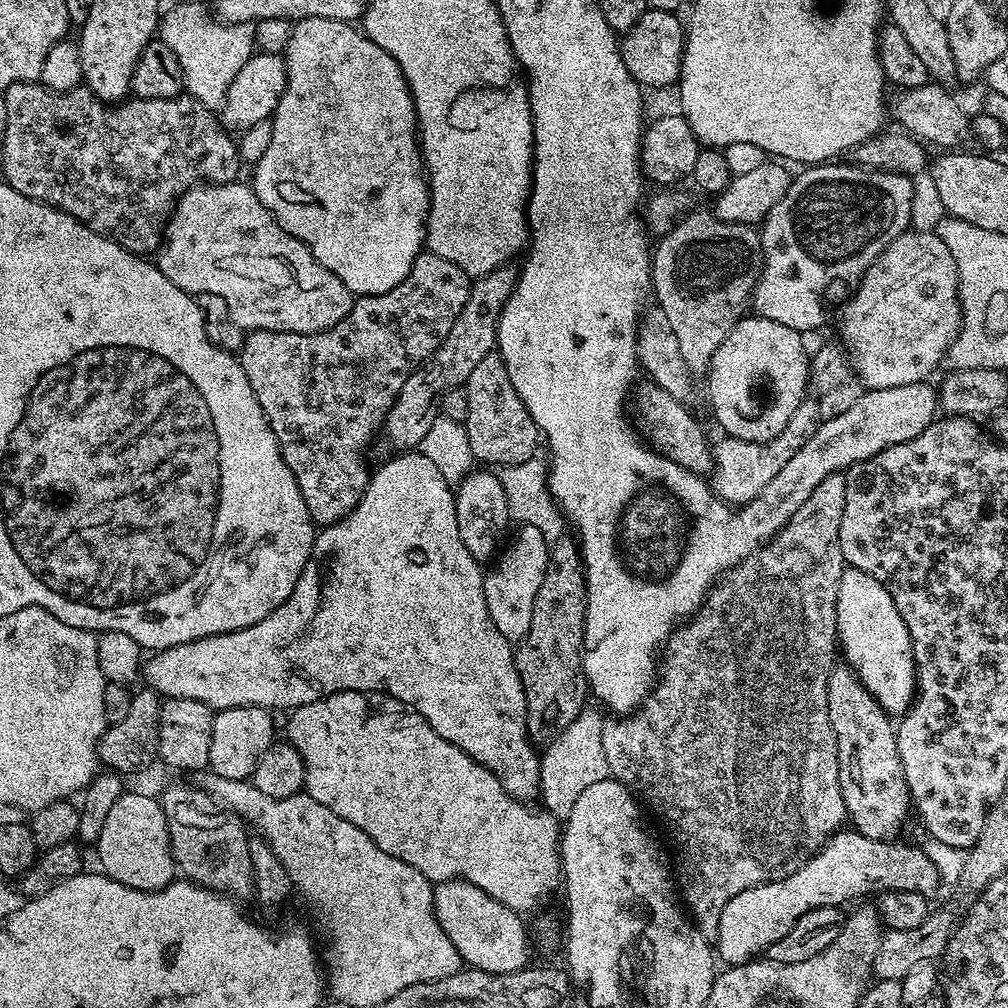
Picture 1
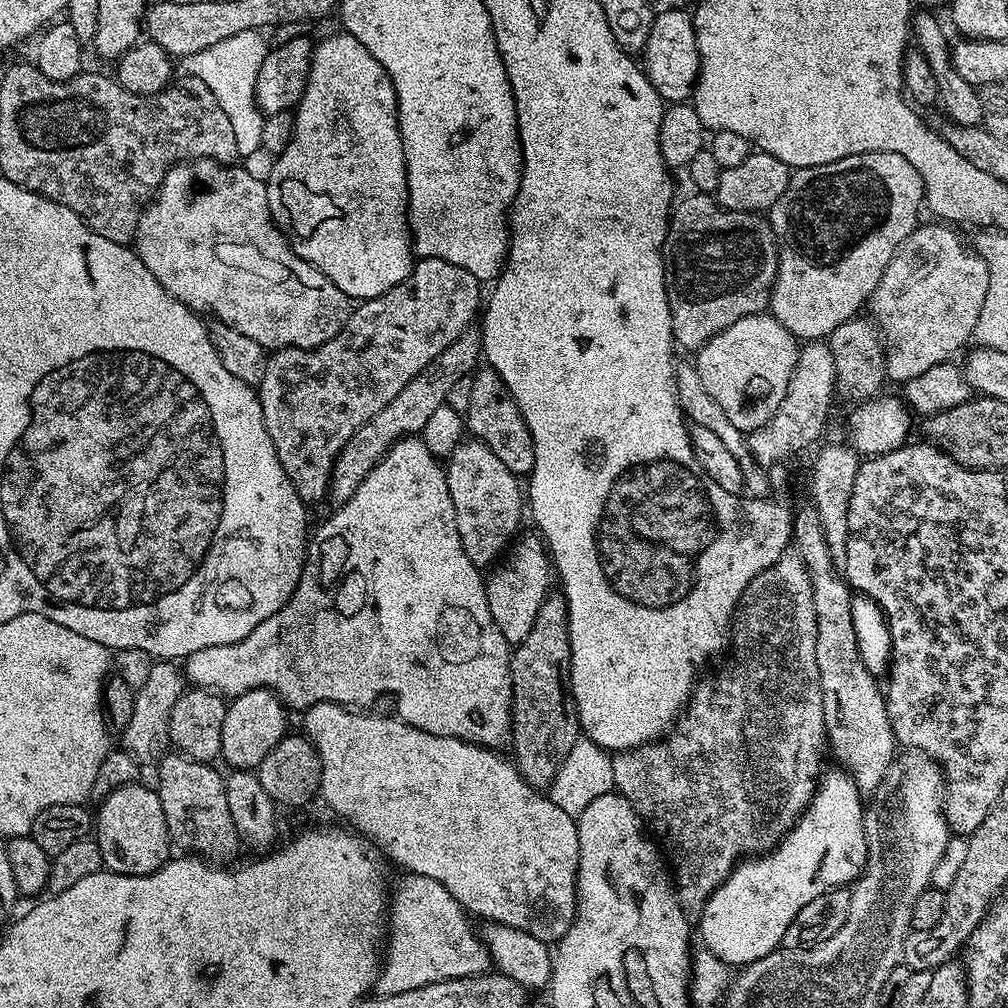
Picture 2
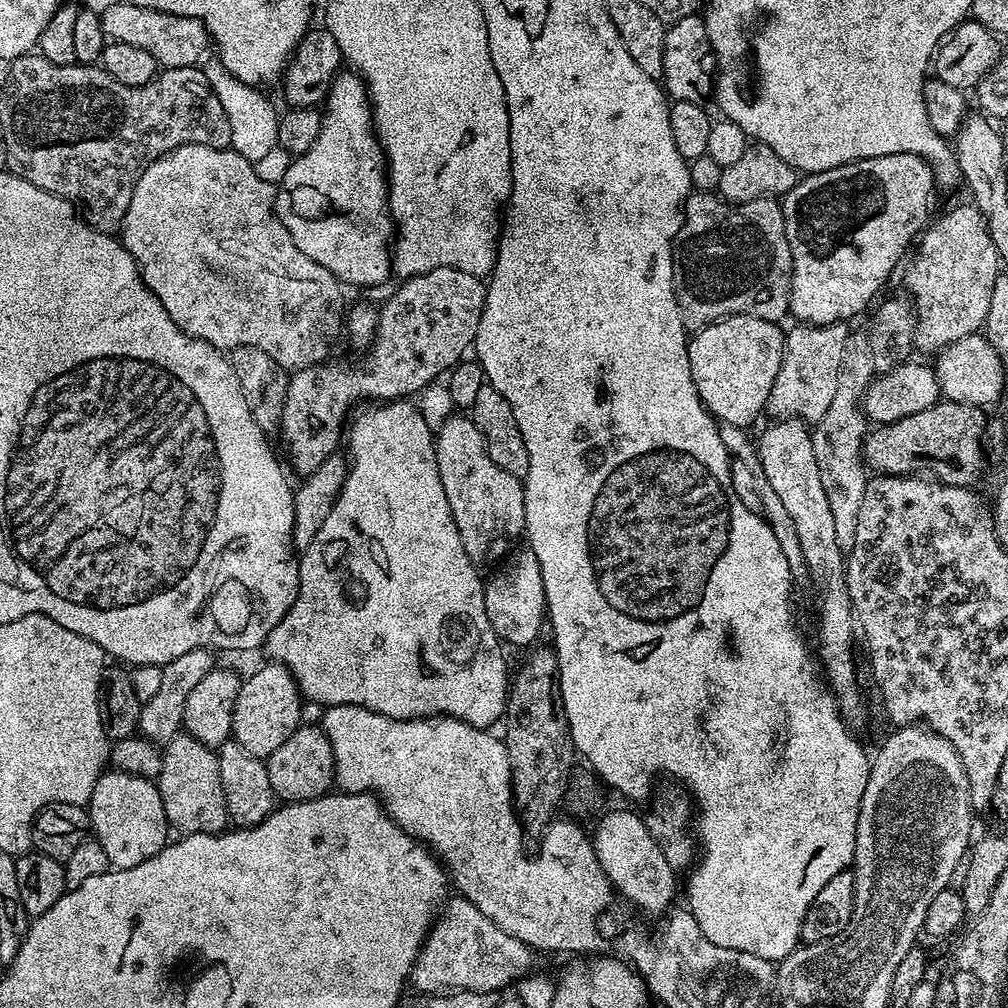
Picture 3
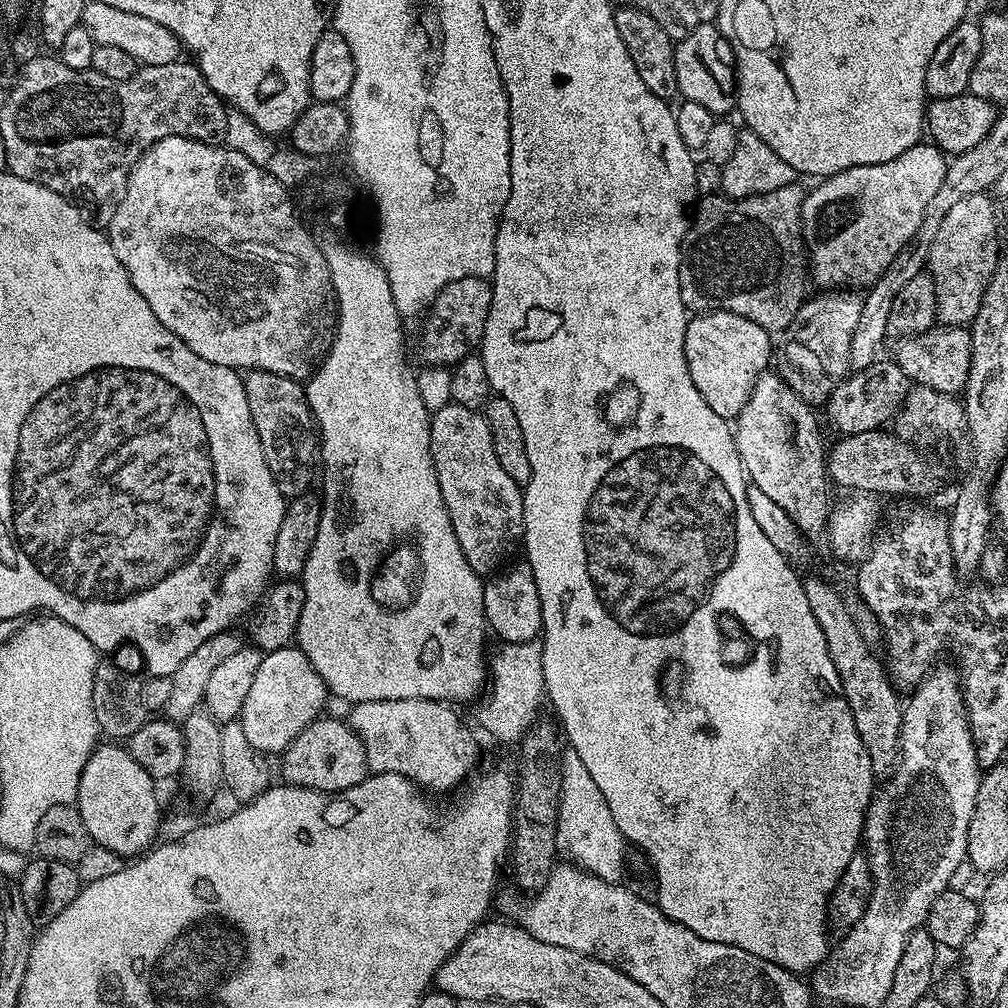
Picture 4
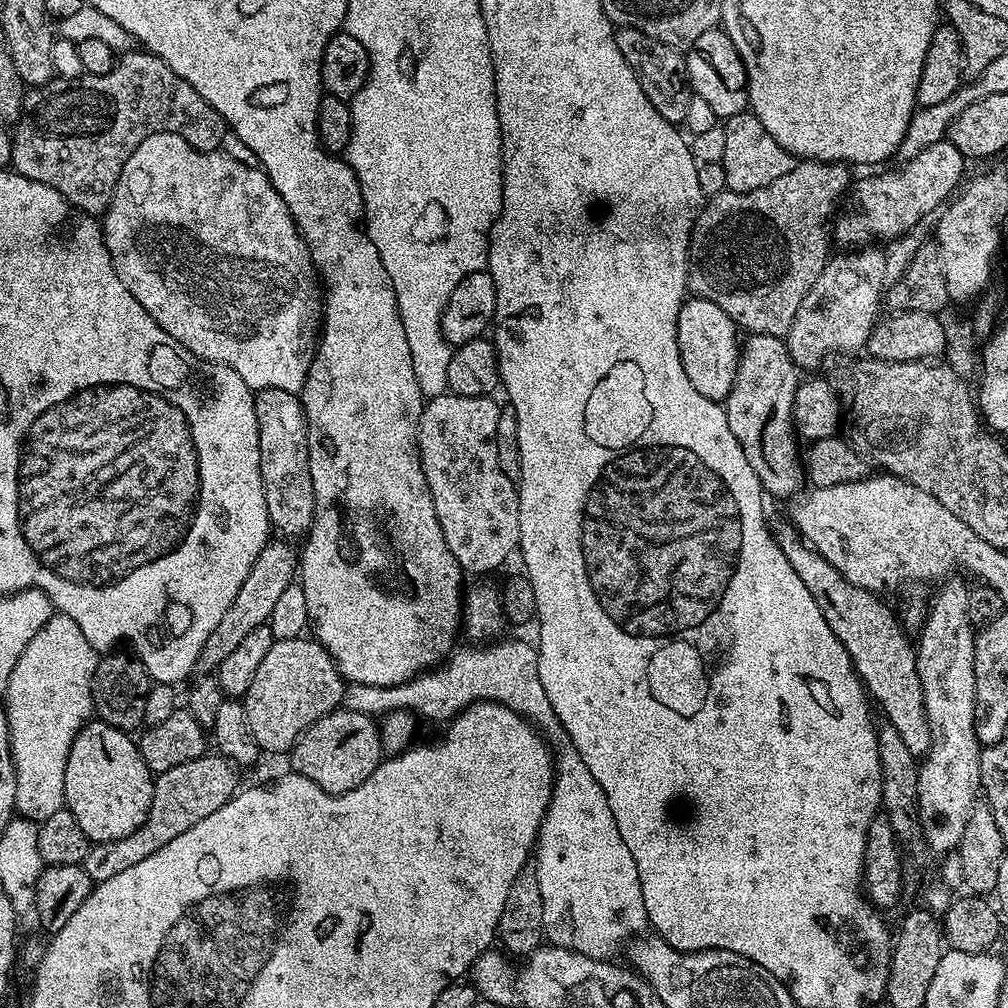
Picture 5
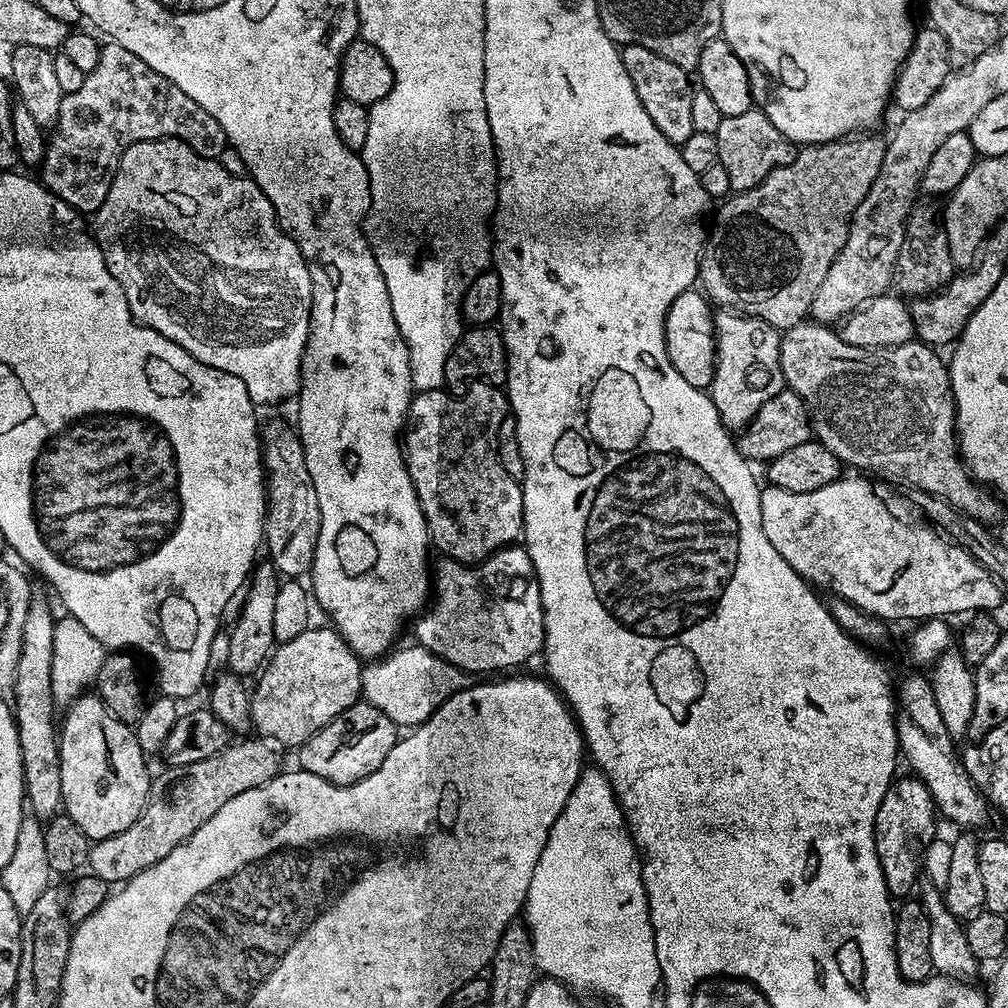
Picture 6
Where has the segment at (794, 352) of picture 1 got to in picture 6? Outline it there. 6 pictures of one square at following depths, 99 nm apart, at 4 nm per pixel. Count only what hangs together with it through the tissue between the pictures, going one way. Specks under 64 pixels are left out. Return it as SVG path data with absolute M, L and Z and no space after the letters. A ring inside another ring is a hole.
M689 290L678 294L664 319L666 354L674 362L674 370L690 382L690 386L711 389L716 365L716 322L714 308L707 296L700 290Z

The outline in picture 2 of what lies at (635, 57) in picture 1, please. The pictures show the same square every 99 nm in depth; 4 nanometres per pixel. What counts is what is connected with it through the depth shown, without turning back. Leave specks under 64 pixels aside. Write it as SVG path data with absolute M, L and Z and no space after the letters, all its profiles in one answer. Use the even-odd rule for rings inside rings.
M666 8L656 12L654 26L650 26L650 38L646 38L642 53L642 67L661 100L688 102L693 99L696 79L700 77L700 55L696 27L684 8Z

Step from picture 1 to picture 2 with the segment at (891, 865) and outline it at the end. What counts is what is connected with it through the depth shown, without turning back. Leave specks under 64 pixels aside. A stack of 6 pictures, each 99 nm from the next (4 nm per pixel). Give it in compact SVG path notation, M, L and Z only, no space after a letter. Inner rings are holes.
M835 771L823 773L812 803L779 845L767 854L760 854L737 864L724 885L706 902L698 921L700 936L704 939L703 947L724 964L753 964L758 958L766 958L766 954L777 951L784 943L786 926L794 922L798 910L802 910L806 902L814 902L814 898L826 894L831 888L851 885L863 872L868 851L862 796L857 792L856 784L847 771Z

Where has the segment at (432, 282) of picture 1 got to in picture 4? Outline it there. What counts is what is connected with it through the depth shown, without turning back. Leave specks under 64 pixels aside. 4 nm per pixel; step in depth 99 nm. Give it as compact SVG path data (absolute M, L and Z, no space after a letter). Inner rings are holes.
M464 276L446 285L427 309L426 319L423 321L424 344L428 347L427 363L432 366L451 366L469 355L470 349L479 349L480 340L484 337L486 318L491 309L492 286L487 279Z

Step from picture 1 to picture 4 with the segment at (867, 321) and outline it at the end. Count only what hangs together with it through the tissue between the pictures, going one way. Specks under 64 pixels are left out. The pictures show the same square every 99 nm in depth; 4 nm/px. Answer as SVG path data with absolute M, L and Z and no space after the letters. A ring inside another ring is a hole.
M987 191L970 194L955 203L934 237L926 268L936 287L936 319L941 325L971 325L994 274L996 260L1002 254L996 237L996 204L989 196Z

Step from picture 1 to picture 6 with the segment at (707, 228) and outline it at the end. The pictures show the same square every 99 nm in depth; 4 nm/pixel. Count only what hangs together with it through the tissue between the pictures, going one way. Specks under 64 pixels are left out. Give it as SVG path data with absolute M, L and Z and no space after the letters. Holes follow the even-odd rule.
M856 134L851 138L801 147L796 153L794 162L766 174L766 178L762 178L762 182L758 182L758 186L754 186L745 192L729 195L717 207L721 208L716 212L716 225L713 228L711 225L707 229L704 249L698 257L698 284L713 305L724 310L739 312L741 316L753 316L770 326L774 326L777 330L787 330L795 326L795 324L805 323L806 317L812 310L814 294L818 294L818 286L822 286L822 282L826 278L826 270L830 270L834 258L838 258L838 254L846 242L846 234L854 210L862 202L866 190L870 190L874 178L878 178L878 170L882 166L882 158L884 157L885 141L883 139L879 140L878 137L872 135L876 134Z

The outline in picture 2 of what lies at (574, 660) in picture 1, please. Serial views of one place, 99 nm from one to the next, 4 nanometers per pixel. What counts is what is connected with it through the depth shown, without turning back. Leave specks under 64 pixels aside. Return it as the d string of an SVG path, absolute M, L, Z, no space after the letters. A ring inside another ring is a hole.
M552 590L538 606L530 634L512 648L511 755L521 778L537 790L551 789L566 754L582 736L576 703L572 701L571 665L568 603L563 591Z

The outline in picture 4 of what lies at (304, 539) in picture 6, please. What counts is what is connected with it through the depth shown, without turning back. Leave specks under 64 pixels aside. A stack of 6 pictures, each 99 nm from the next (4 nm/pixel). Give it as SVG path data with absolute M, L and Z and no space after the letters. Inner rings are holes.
M257 368L245 371L242 376L246 390L246 402L250 402L250 418L254 422L254 430L258 430L258 438L262 442L262 454L266 458L266 466L270 466L270 474L285 496L302 496L309 491L312 475L318 472L318 440L314 435L312 411L308 405L306 388L299 380L292 380L282 374L274 374L270 370Z

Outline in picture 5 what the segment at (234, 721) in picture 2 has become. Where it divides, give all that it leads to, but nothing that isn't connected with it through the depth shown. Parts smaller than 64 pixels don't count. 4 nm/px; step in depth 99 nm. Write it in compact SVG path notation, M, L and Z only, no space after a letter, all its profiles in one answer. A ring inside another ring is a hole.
M276 640L266 653L266 658L262 658L258 671L254 674L254 682L250 682L250 690L242 697L246 718L250 721L250 734L254 734L258 746L265 753L291 753L296 740L306 728L343 705L345 687L346 681L336 668L332 655L321 646L319 640Z

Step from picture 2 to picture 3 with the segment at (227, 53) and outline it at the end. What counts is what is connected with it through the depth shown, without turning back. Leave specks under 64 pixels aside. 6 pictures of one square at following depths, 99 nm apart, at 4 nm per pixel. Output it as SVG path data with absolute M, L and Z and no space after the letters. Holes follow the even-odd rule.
M219 62L207 65L203 71L218 102L222 102L222 110L226 110L226 118L230 122L232 151L242 154L242 158L253 162L261 162L260 160L266 159L272 151L277 151L278 111L276 112L275 106L260 93L261 89L234 79Z

